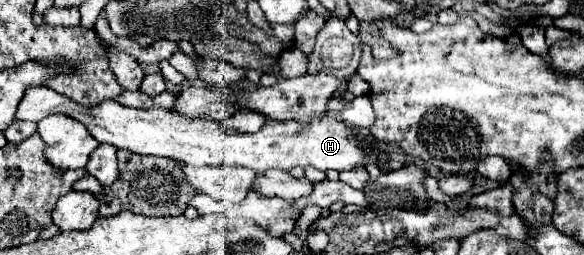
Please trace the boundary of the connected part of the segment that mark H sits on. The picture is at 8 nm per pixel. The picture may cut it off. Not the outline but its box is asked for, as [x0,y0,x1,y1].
[16,86,374,172]

